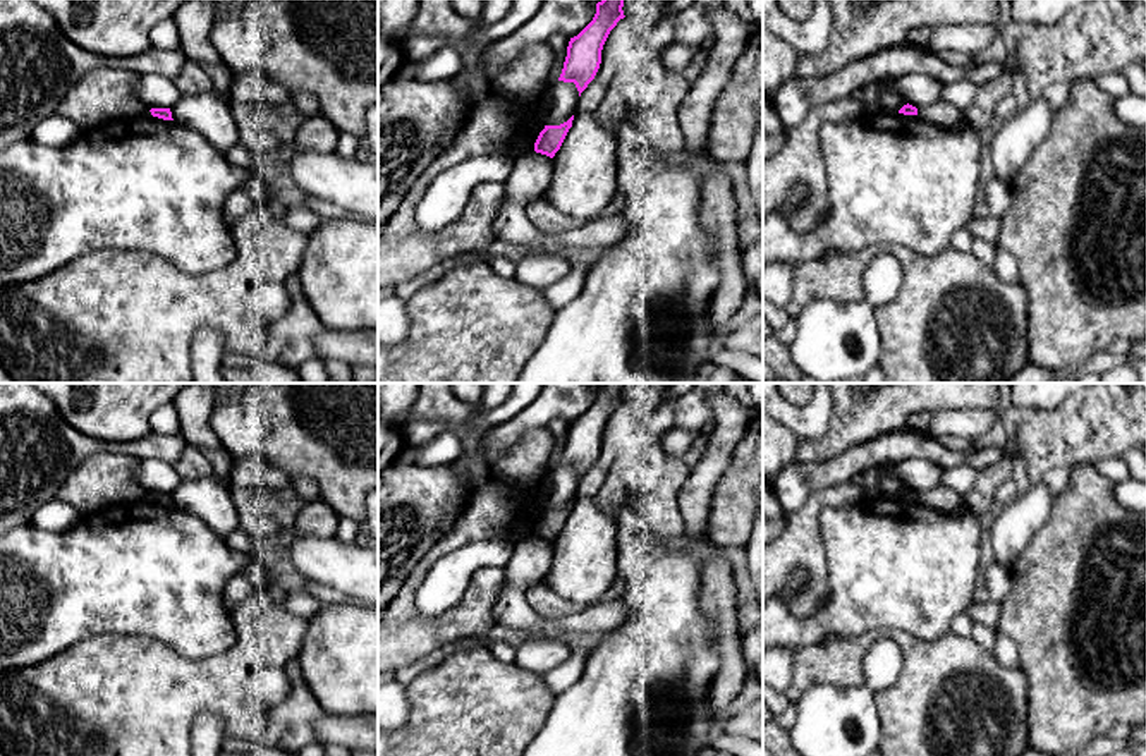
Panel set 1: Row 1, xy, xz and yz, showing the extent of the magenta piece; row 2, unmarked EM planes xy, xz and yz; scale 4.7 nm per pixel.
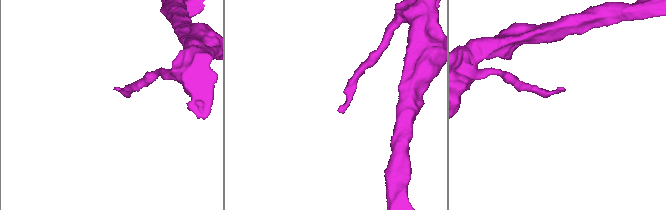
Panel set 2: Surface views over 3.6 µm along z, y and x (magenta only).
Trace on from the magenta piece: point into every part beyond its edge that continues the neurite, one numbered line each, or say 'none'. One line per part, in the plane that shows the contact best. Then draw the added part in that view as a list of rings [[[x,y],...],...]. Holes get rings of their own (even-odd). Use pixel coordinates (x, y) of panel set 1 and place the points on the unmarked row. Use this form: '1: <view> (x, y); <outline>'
none

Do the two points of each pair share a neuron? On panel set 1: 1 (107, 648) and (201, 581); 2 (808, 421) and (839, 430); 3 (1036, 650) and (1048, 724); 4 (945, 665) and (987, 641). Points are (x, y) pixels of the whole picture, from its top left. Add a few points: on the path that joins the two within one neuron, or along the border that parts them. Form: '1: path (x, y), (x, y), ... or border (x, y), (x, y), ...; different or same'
1: border (88, 638), (98, 634), (145, 634), (167, 645); different
2: border (834, 401), (829, 428), (818, 437), (801, 440); different
3: path (1048, 669), (1048, 705); same
4: border (969, 636), (992, 653); different

